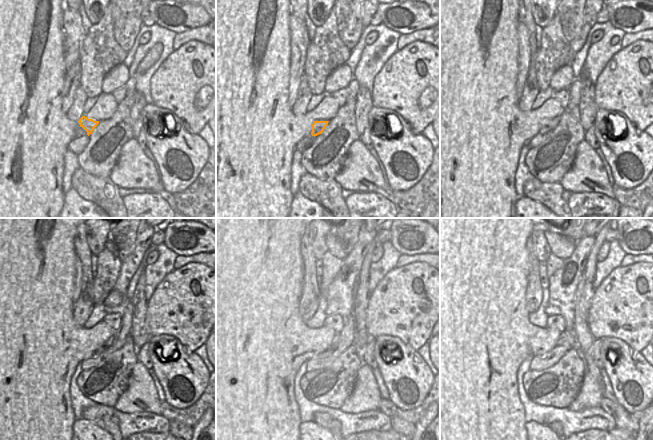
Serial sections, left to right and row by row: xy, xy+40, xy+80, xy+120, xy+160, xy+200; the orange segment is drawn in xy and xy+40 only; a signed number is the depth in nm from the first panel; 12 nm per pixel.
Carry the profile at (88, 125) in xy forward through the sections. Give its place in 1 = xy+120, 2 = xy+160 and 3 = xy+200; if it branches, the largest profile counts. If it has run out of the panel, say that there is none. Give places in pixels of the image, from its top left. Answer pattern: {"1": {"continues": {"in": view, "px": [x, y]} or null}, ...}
{"1": {"continues": {"in": "xy+120", "px": [110, 341]}}, "2": {"continues": {"in": "xy+160", "px": [335, 340]}}, "3": {"continues": {"in": "xy+200", "px": [567, 338]}}}

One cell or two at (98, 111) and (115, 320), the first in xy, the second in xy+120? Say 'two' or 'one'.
two

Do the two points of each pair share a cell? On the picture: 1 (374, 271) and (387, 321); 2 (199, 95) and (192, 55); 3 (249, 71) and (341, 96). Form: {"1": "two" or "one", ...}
{"1": "two", "2": "one", "3": "two"}

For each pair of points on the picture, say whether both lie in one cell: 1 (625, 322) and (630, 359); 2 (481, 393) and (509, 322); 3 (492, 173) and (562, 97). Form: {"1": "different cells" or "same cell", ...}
{"1": "different cells", "2": "same cell", "3": "different cells"}

